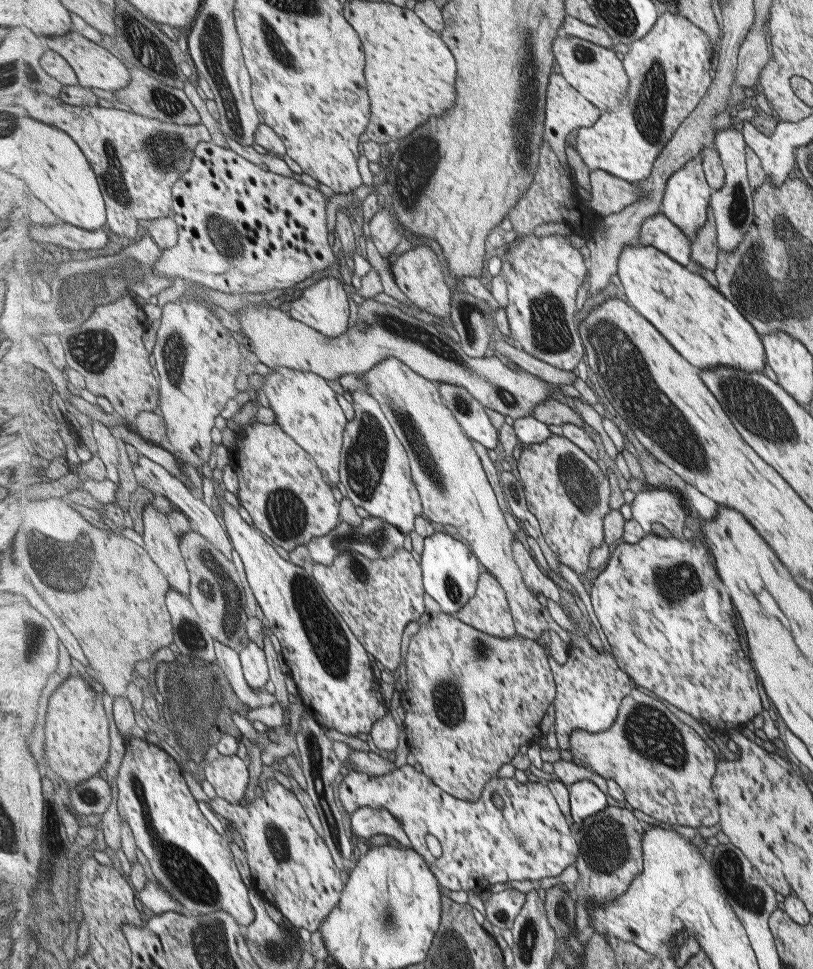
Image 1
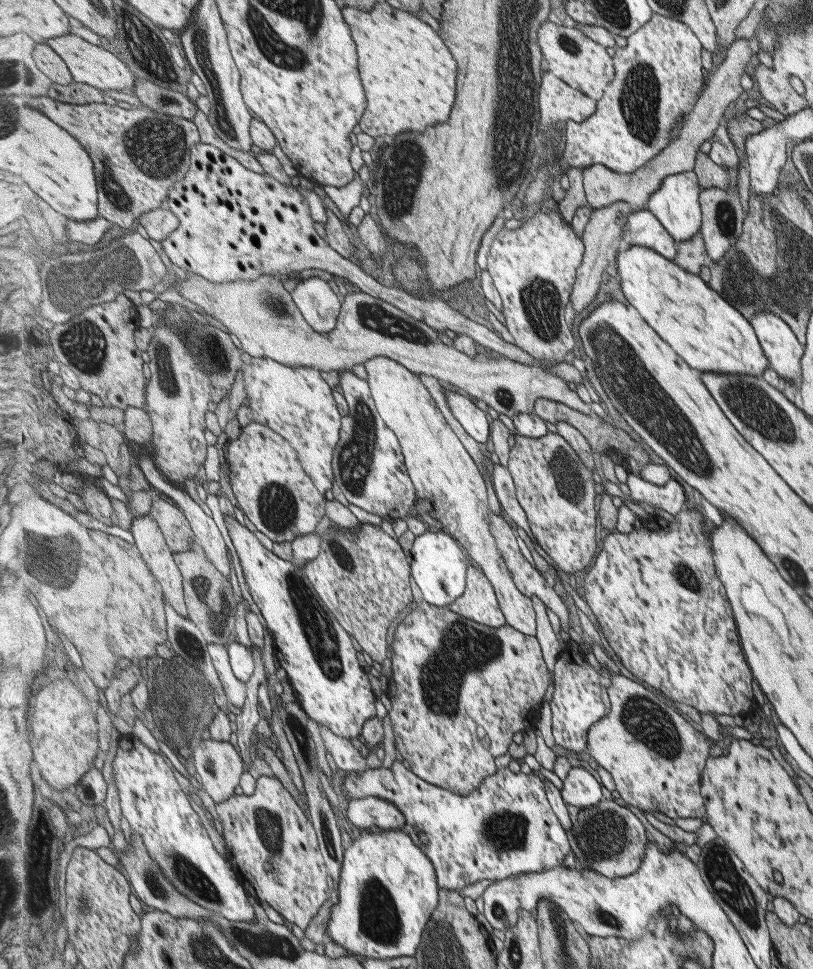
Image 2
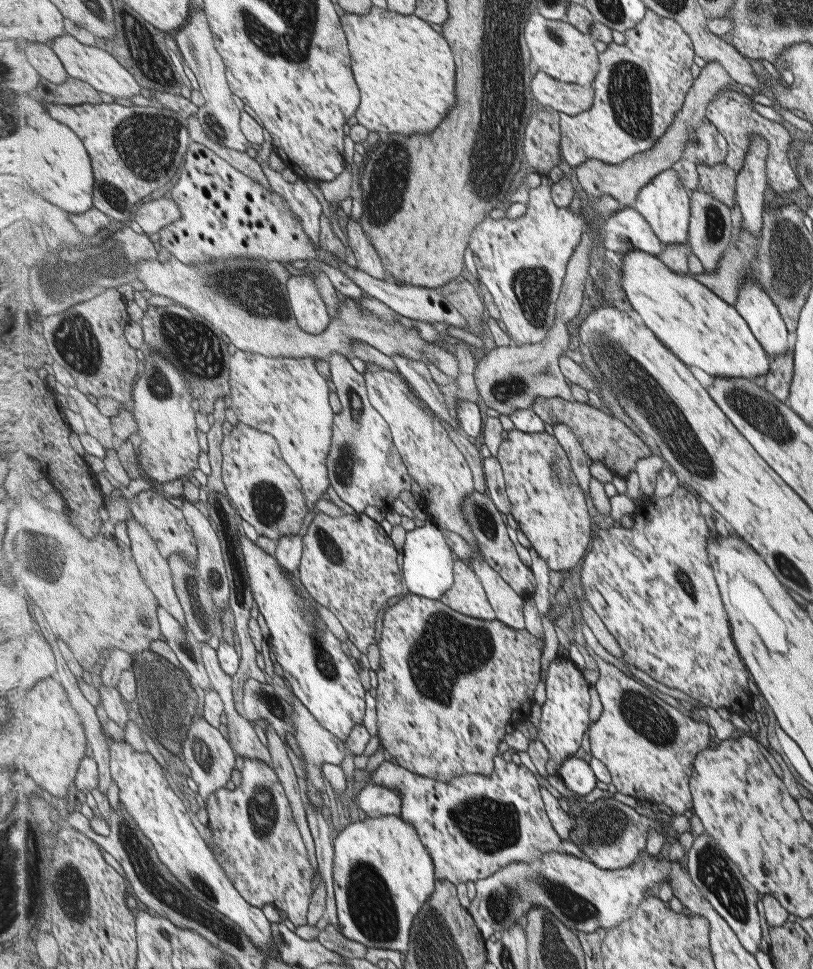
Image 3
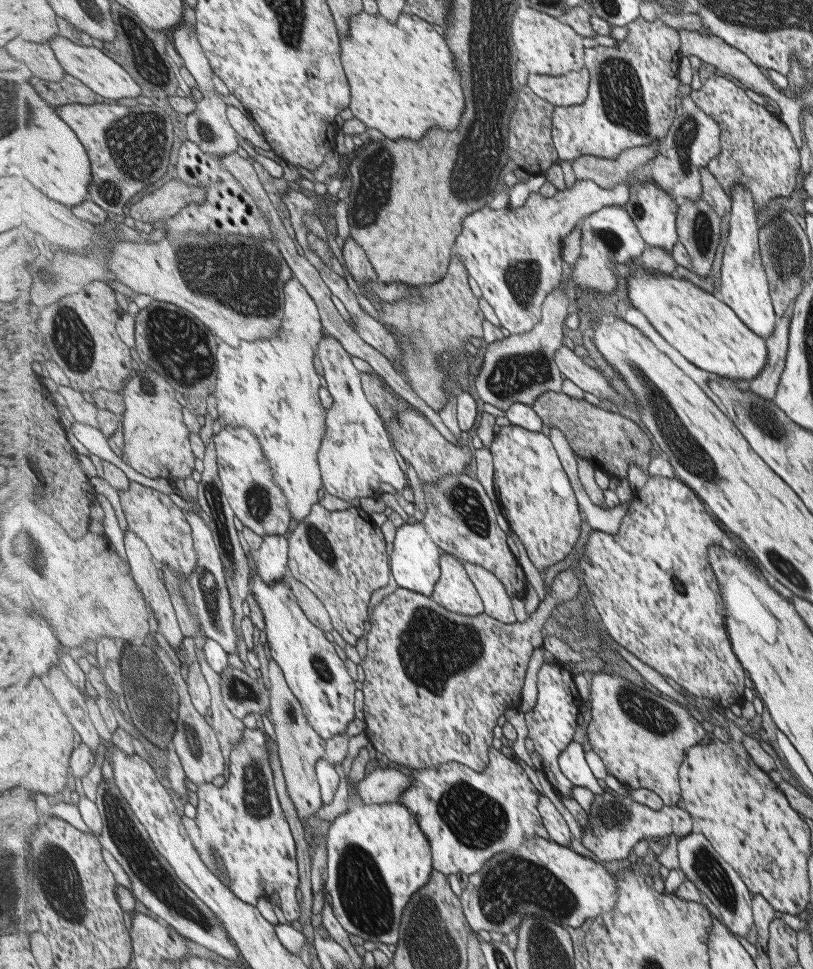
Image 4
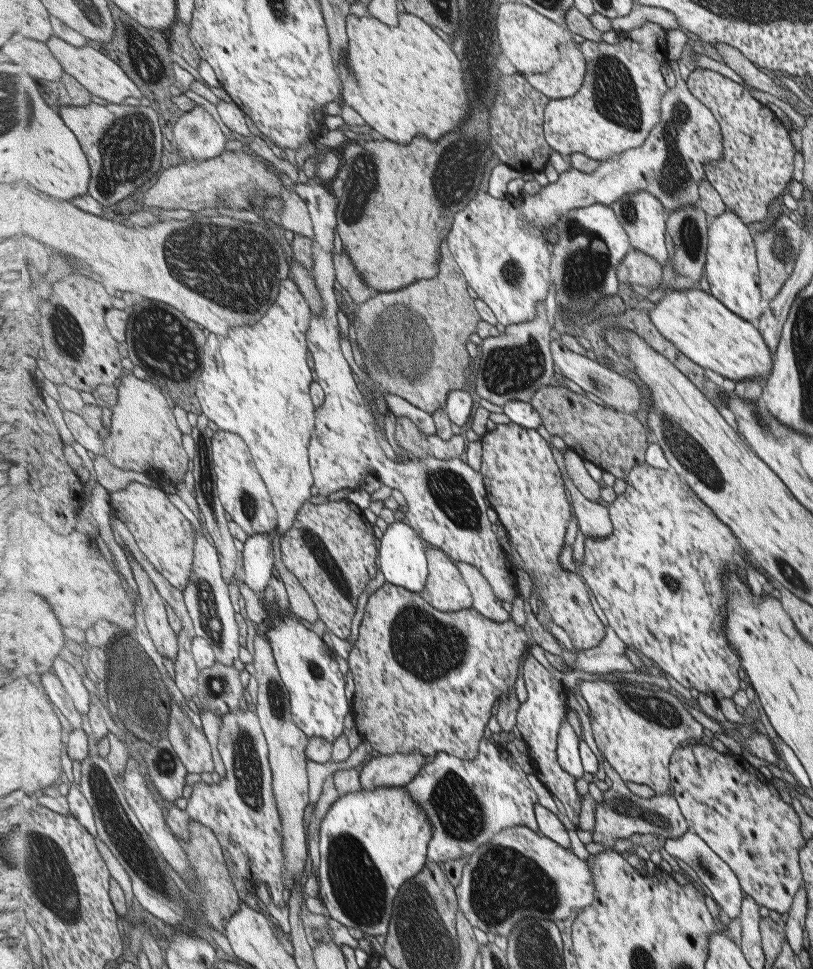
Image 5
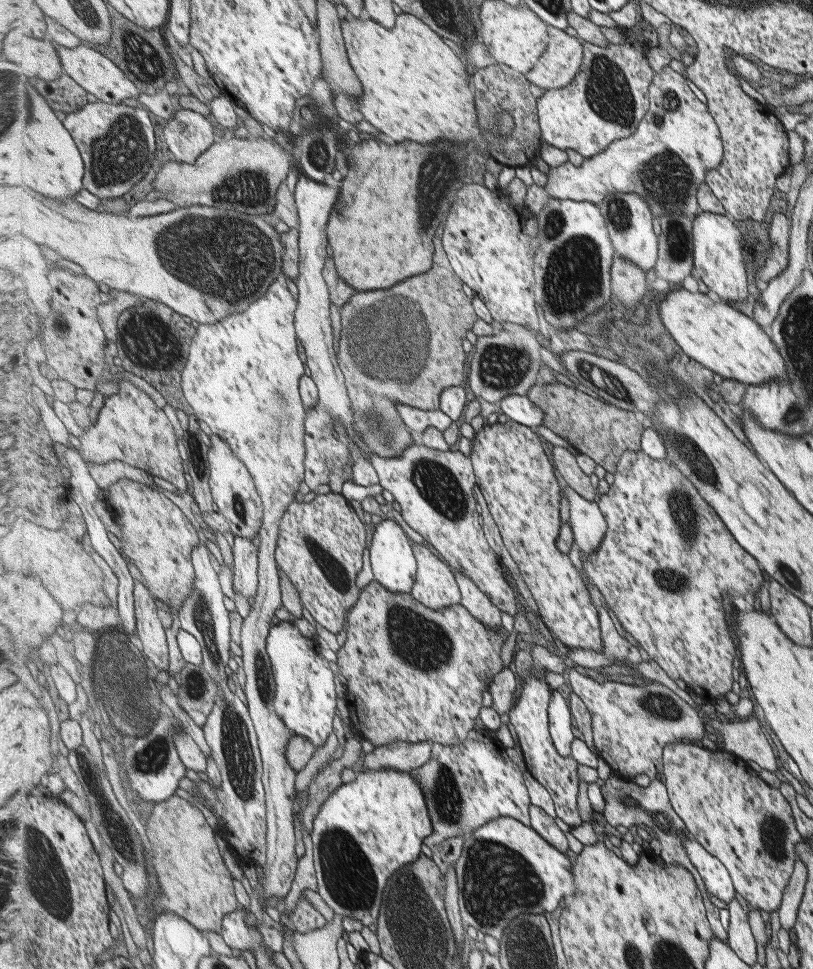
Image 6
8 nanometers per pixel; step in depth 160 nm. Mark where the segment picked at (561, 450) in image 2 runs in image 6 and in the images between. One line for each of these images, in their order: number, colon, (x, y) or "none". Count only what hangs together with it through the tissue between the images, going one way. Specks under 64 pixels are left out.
3: (549, 504)
4: (537, 496)
5: (525, 484)
6: (515, 475)

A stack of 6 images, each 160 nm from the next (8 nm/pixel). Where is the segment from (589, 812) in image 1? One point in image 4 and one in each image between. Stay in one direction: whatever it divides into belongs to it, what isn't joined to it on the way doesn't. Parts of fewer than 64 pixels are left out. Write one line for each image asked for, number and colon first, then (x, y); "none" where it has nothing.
2: (581, 789)
3: (577, 775)
4: (573, 763)

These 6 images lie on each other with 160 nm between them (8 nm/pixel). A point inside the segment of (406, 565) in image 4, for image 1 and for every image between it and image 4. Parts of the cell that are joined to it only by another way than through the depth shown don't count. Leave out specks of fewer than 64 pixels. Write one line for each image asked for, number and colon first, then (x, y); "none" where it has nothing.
1: (451, 570)
2: (439, 562)
3: (429, 563)

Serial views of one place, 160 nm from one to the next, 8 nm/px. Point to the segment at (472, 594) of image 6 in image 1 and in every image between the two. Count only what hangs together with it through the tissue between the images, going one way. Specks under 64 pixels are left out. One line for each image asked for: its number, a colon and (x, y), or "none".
1: (449, 473)
2: (450, 486)
3: (509, 605)
4: (498, 602)
5: (485, 600)

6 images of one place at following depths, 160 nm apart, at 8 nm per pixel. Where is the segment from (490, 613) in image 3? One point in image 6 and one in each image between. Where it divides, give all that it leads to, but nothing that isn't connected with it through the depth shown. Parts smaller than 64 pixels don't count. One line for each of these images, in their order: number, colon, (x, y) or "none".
4: (455, 591)
5: (446, 588)
6: (436, 585)

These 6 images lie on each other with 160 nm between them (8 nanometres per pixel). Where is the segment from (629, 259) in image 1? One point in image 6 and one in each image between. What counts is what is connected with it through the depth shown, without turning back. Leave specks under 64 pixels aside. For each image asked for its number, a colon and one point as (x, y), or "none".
2: (713, 337)
3: (702, 330)
4: (705, 331)
5: (711, 336)
6: (710, 332)

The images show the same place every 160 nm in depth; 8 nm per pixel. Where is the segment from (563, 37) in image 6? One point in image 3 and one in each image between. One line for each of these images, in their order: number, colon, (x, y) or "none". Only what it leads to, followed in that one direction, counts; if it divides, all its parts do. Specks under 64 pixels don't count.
3: (569, 98)
4: (569, 90)
5: (565, 79)

